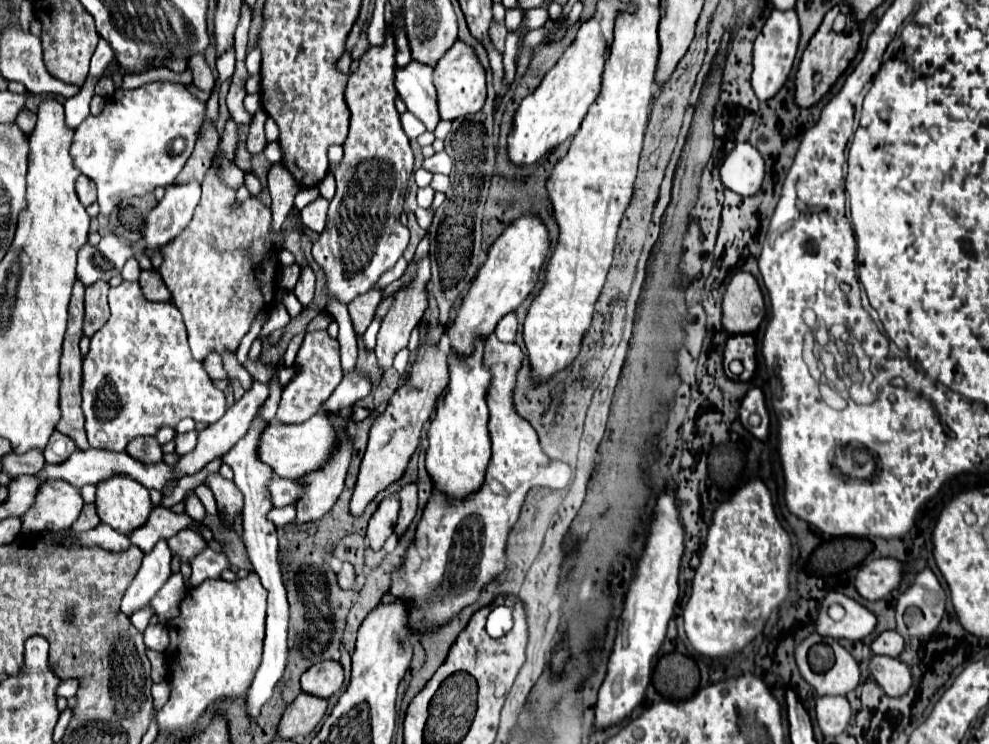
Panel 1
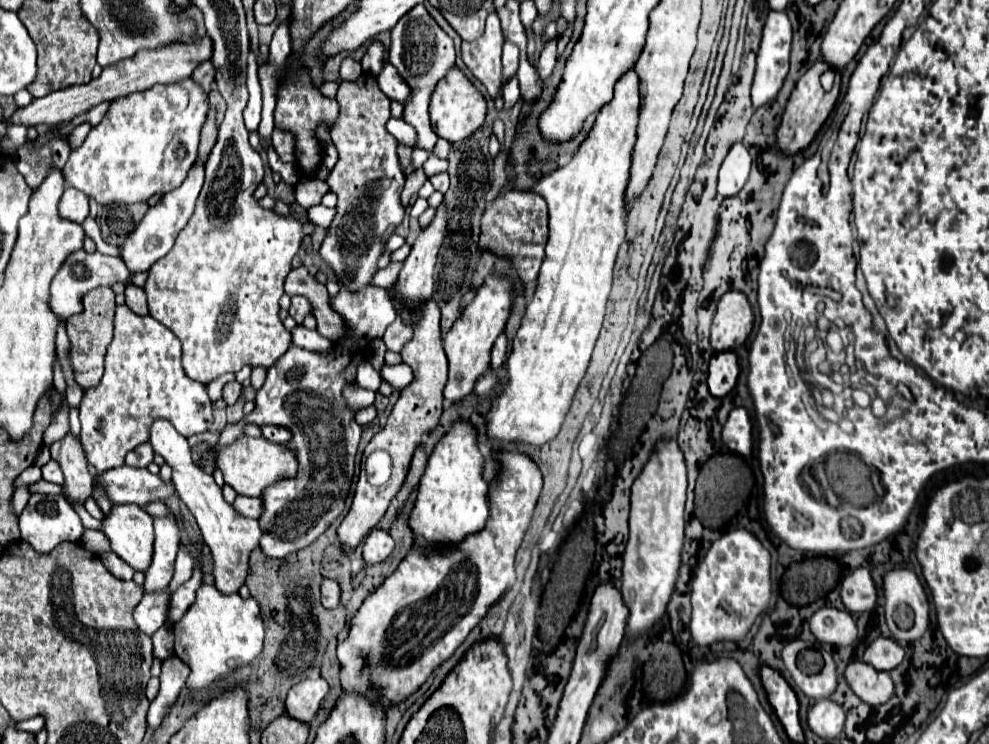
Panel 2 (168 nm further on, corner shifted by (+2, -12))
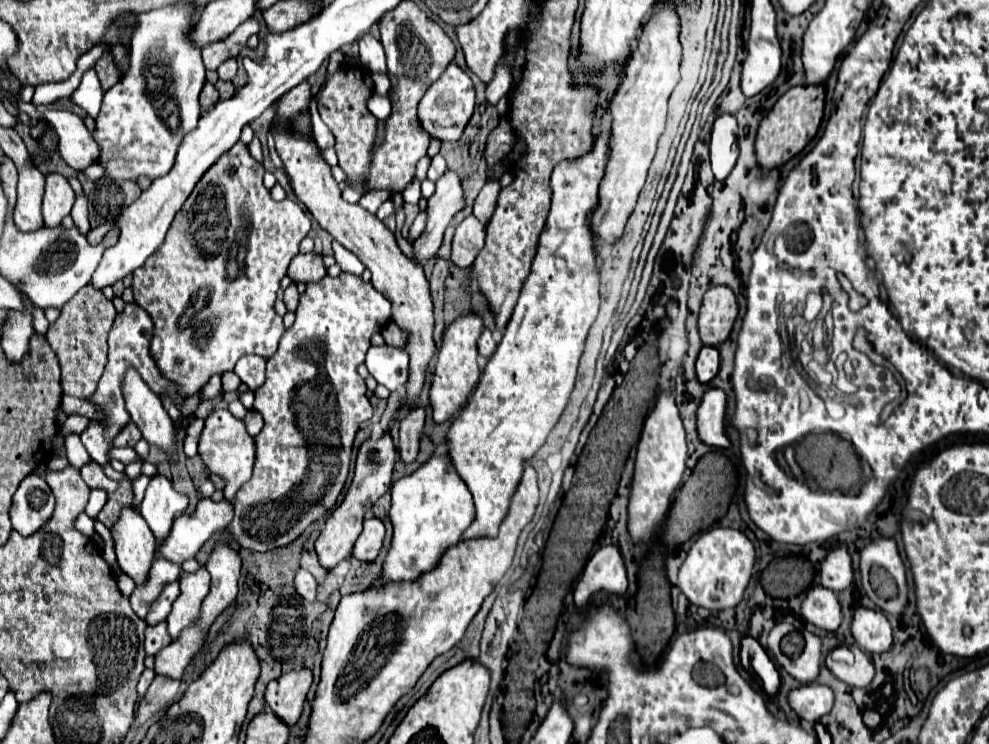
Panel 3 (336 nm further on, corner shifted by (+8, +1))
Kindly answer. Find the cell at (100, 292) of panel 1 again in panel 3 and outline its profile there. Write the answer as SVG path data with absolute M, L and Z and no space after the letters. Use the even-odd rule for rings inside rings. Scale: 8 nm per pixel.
M91 282L79 290L71 302L61 308L61 316L55 324L49 326L47 342L55 350L61 364L61 388L63 394L75 398L89 398L103 374L107 362L107 334L115 320L115 306L109 298L105 298L103 290L95 290Z

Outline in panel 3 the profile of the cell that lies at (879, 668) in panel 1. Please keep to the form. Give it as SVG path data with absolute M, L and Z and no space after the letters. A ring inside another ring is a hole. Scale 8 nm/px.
M855 644L851 646L851 652L855 654L855 662L849 666L845 662L835 662L831 656L827 656L825 664L827 668L843 682L847 682L849 686L857 686L857 688L867 688L873 678L875 678L875 668L873 668L873 660L871 656L867 656L861 648L857 648Z

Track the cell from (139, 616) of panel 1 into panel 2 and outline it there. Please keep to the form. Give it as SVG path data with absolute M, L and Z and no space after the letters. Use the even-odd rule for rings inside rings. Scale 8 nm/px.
M161 589L161 591L153 591L153 593L143 593L141 603L135 609L135 623L141 631L145 631L147 635L153 635L167 617L167 607L169 607L169 589Z

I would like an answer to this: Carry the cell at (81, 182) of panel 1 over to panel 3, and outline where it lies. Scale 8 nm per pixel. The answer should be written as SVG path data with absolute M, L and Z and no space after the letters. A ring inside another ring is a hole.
M47 174L45 198L43 198L43 220L45 226L59 226L61 220L71 212L75 204L75 192L63 174Z

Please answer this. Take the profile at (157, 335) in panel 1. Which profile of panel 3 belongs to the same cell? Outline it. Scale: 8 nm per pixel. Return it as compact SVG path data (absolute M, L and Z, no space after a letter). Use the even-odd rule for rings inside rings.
M125 304L123 312L119 312L115 316L115 322L113 322L113 328L109 332L109 360L107 360L107 366L105 366L105 372L101 376L101 380L97 382L97 388L95 388L95 394L91 398L87 398L91 404L95 404L101 412L103 412L103 420L91 420L89 426L83 430L81 434L81 442L83 446L87 448L89 456L99 462L99 464L107 464L109 462L109 450L113 446L113 438L123 430L123 426L131 420L129 414L127 414L127 408L125 408L125 398L123 398L123 378L127 374L127 370L135 368L141 378L145 380L145 384L159 396L167 396L175 402L177 408L183 406L185 402L185 396L181 394L179 386L171 380L167 380L155 358L151 358L151 348L149 348L149 342L151 342L151 334L155 332L153 328L153 322L151 322L151 316L139 306L139 304Z

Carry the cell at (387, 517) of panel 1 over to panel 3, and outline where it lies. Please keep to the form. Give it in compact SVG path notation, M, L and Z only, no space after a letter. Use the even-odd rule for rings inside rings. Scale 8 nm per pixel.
M367 518L361 536L355 542L353 548L353 556L357 560L375 560L381 546L383 546L383 538L385 538L385 526L379 518Z

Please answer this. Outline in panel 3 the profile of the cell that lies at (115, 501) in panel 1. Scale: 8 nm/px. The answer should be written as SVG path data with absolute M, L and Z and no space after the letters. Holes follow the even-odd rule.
M125 506L111 526L115 554L121 570L143 584L155 558L155 536L135 506Z

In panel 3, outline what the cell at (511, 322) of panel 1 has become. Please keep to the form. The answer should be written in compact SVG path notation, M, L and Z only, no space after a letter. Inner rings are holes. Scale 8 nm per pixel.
M487 328L483 330L483 334L481 334L481 338L479 338L477 346L479 346L479 354L481 354L481 356L485 356L485 358L489 358L489 356L495 352L497 342L495 342L495 338L493 338L491 330L487 330Z

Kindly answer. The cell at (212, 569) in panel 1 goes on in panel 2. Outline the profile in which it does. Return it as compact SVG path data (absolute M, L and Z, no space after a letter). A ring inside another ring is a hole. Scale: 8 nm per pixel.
M195 567L195 573L189 581L185 581L173 595L171 595L171 607L169 607L169 621L177 623L183 613L189 609L189 605L195 599L195 591L201 585L201 569Z

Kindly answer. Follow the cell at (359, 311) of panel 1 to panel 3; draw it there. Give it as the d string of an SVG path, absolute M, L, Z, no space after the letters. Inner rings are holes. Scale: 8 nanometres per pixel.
M309 252L309 254L297 254L289 268L287 268L287 276L293 280L293 282L319 282L323 276L325 276L325 266L321 262L321 256L315 254L315 252Z

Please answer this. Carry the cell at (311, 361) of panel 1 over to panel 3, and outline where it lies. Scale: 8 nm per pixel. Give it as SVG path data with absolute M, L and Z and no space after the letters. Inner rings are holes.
M249 410L247 416L245 416L245 424L247 424L247 432L251 436L257 436L261 432L261 428L263 428L263 418L261 418L261 414L257 410Z

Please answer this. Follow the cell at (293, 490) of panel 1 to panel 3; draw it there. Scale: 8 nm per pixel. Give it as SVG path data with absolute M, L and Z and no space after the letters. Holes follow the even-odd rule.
M211 498L197 504L193 514L181 514L175 518L171 534L161 544L159 552L163 558L175 564L183 564L193 558L199 548L233 518L233 504L225 498L213 502Z

